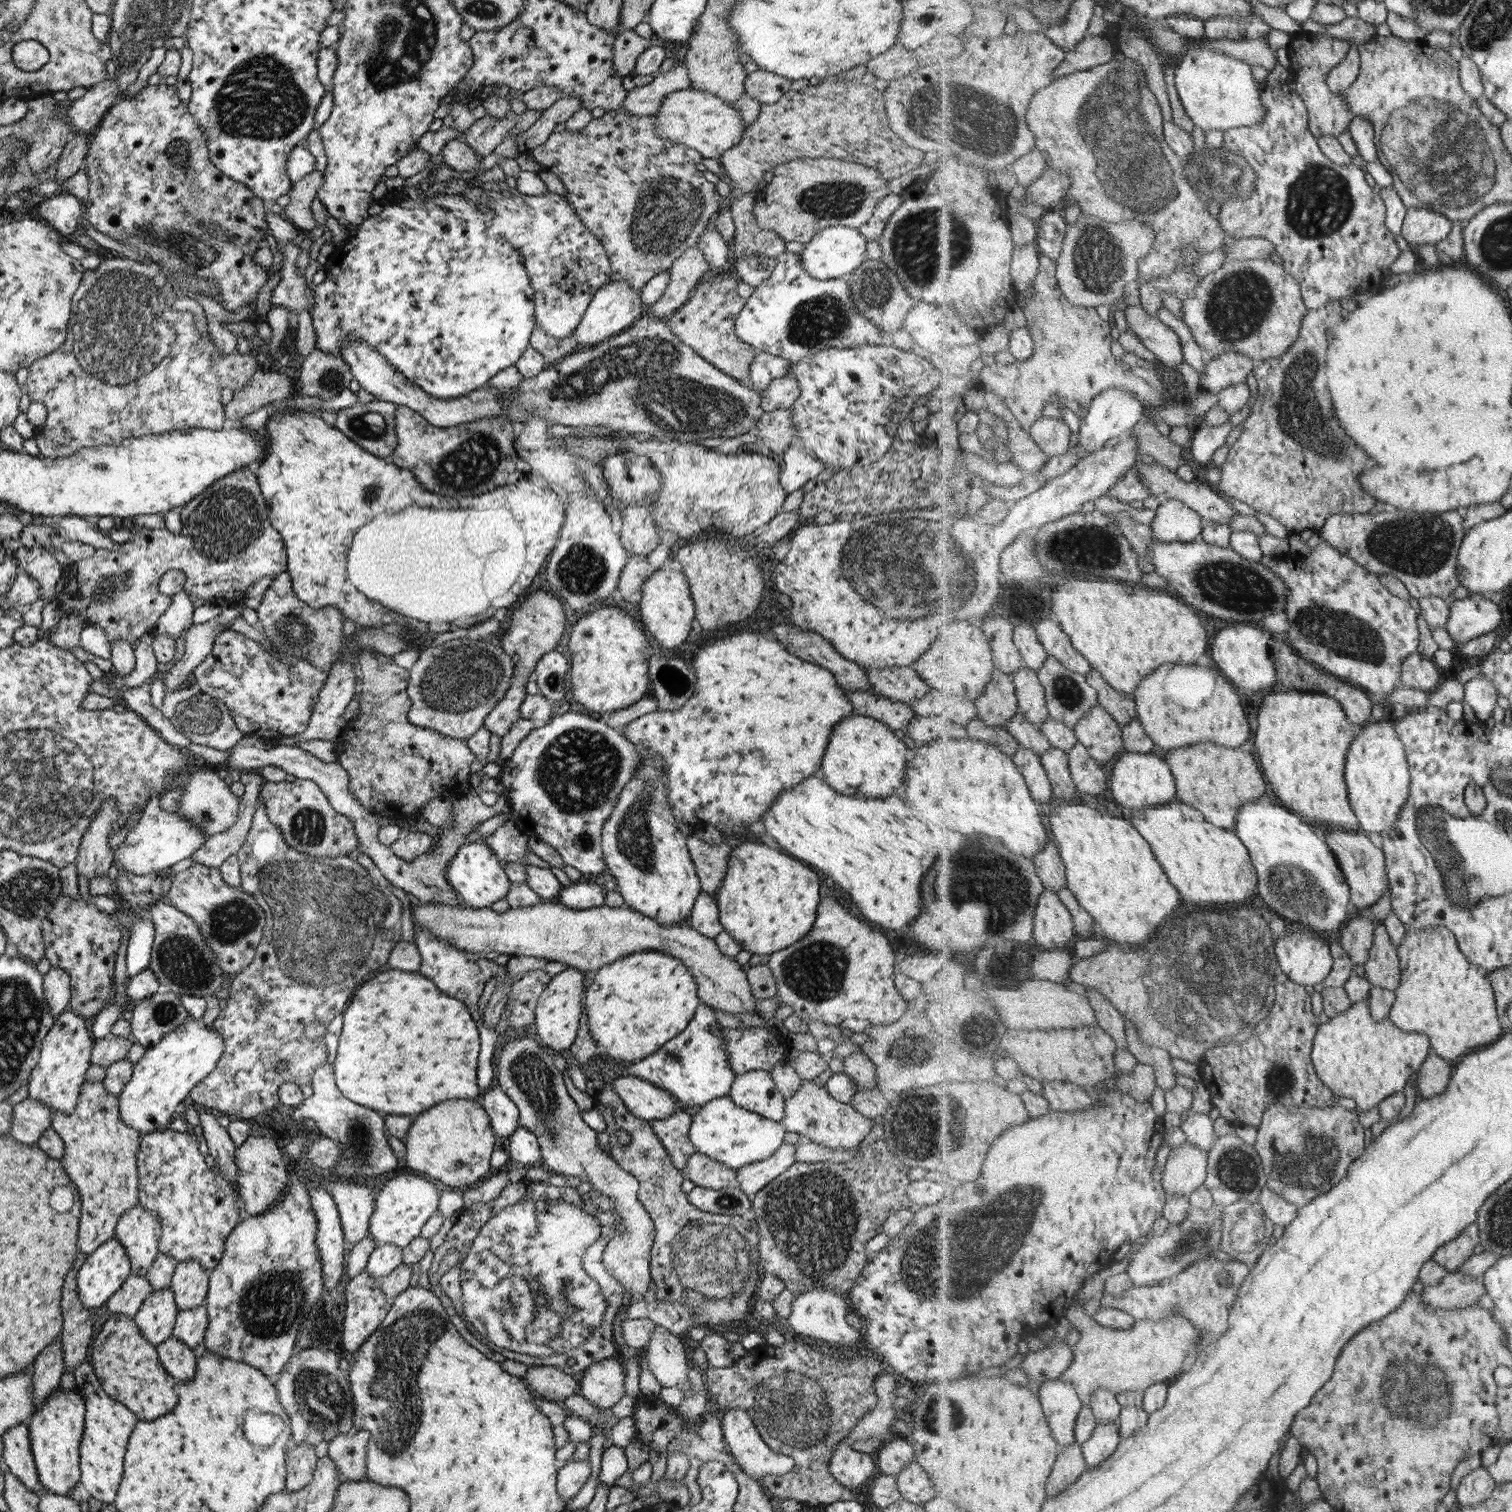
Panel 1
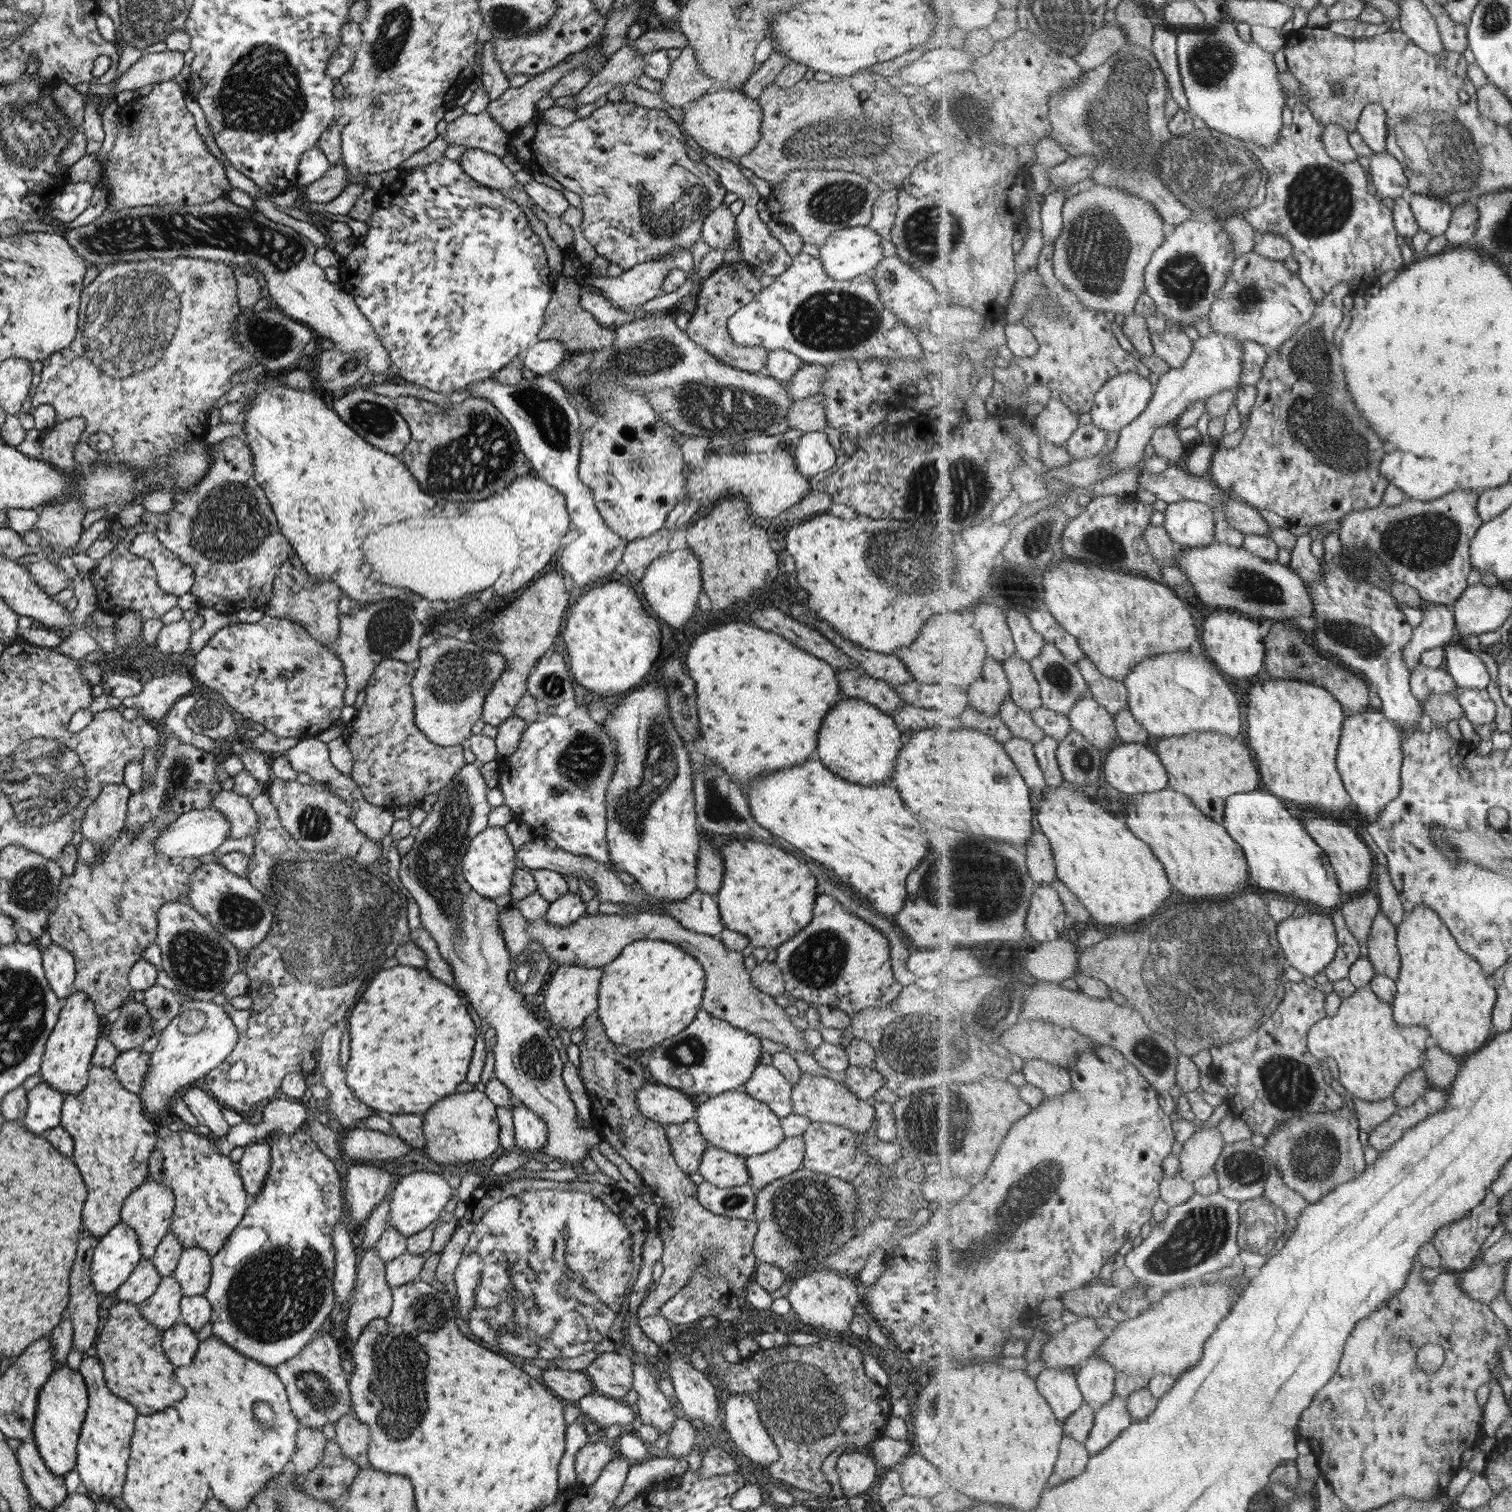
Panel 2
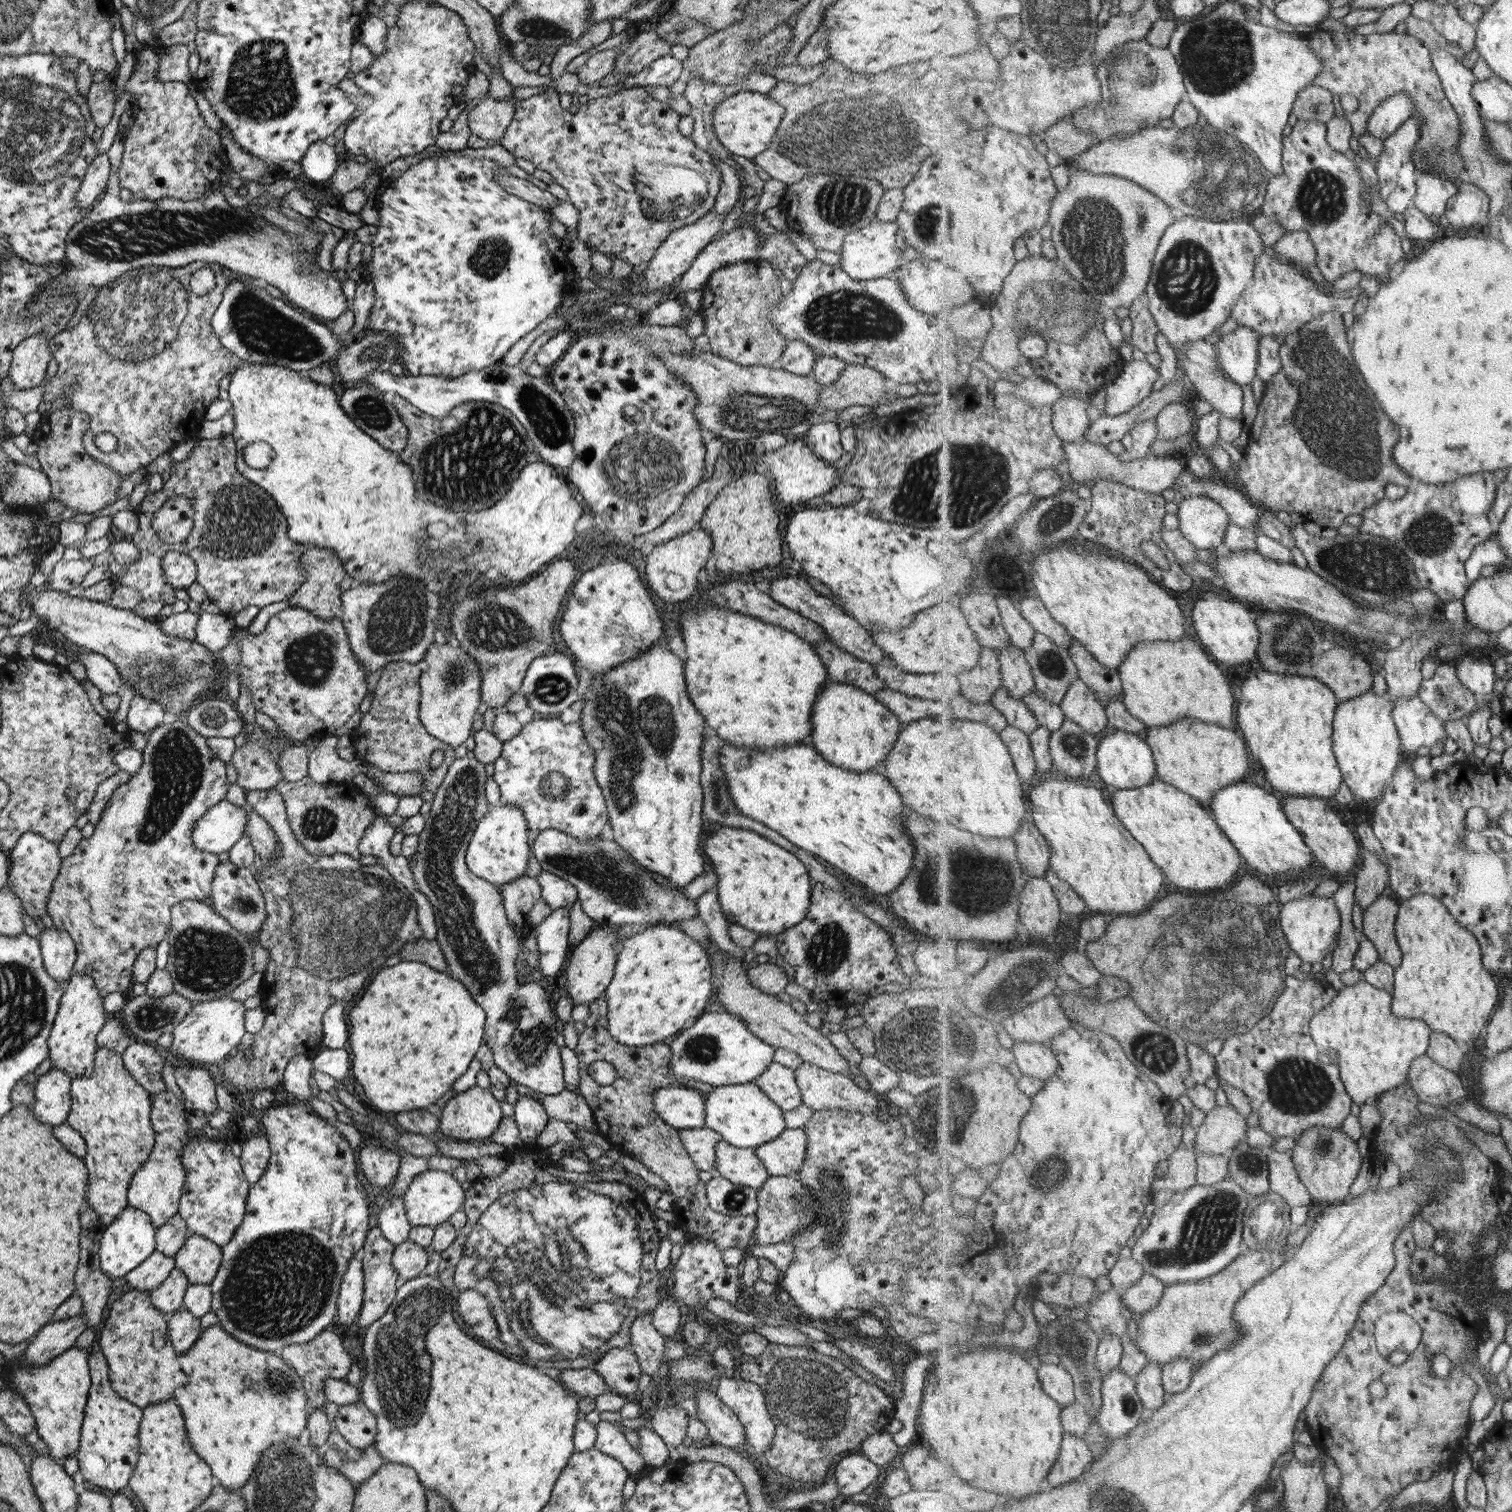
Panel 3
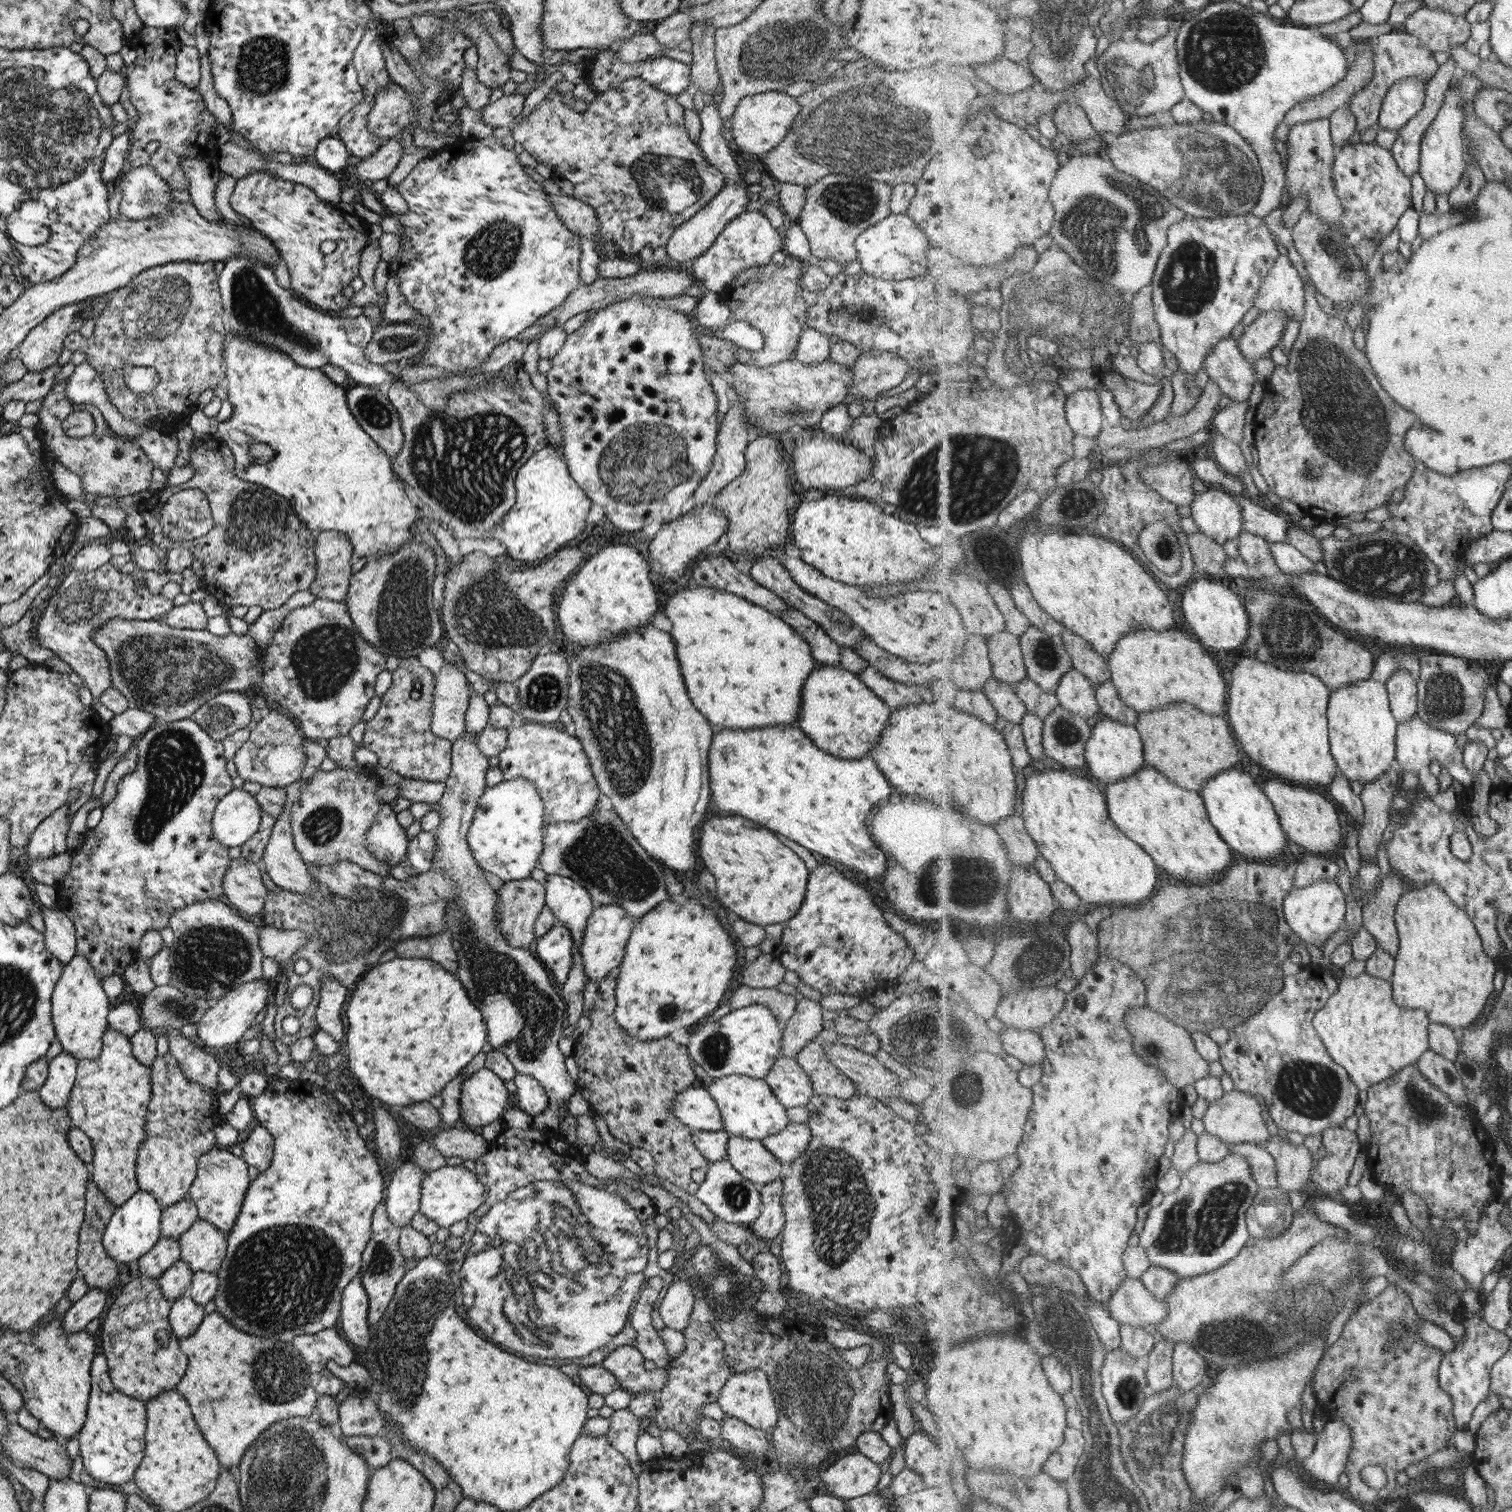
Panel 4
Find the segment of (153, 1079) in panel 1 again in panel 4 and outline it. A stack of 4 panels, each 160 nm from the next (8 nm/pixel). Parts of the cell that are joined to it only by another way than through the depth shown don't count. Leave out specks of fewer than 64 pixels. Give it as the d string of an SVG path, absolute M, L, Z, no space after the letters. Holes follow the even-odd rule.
M261 977L246 983L238 984L221 998L211 1002L203 1017L197 1022L196 1036L192 1041L208 1054L218 1056L227 1045L233 1045L242 1038L243 1033L254 1022L255 1015L263 1010L268 1000L267 989L271 984L267 978Z

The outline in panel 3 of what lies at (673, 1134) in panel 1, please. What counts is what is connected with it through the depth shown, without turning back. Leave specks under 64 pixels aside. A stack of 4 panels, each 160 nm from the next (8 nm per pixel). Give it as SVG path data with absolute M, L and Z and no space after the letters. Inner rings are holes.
M703 1126L679 1130L678 1137L687 1156L691 1158L691 1164L695 1165L698 1171L712 1172L715 1165L715 1144L722 1140L722 1136Z

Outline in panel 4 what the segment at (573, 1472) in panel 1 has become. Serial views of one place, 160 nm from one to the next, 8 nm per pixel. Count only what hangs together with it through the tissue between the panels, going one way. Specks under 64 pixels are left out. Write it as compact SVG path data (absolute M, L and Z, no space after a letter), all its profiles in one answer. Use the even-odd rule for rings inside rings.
M625 1408L613 1411L608 1420L610 1425L605 1436L611 1446L628 1460L630 1466L637 1461L641 1462L635 1448L639 1426L642 1426L641 1418L634 1416Z

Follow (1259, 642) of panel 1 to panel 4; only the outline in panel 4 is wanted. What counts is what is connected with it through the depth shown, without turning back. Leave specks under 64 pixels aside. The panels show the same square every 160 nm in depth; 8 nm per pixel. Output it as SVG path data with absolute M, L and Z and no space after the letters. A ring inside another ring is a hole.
M1209 578L1191 581L1187 588L1189 590L1185 592L1181 602L1182 612L1193 633L1199 636L1199 640L1205 646L1213 646L1219 650L1237 650L1246 644L1250 635L1250 613L1247 612L1241 596L1237 596L1231 588Z

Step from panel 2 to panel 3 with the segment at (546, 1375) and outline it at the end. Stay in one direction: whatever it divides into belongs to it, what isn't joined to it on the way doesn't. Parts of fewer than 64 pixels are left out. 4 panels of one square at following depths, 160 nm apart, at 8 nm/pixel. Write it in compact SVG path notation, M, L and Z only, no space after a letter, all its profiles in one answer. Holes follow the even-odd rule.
M567 1369L561 1370L559 1382L577 1398L586 1396L595 1397L609 1392L608 1386L594 1369Z

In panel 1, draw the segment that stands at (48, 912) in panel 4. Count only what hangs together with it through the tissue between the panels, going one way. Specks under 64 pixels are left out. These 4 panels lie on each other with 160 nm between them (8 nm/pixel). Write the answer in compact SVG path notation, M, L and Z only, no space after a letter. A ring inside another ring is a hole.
M50 967L42 975L42 993L51 1018L56 1019L61 1012L68 1009L70 997L69 975L57 967Z

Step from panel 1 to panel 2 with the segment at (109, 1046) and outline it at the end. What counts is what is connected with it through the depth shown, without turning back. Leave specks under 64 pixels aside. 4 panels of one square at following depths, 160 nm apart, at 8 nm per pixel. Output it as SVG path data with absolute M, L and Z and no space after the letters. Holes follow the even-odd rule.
M142 1001L123 1004L119 1008L117 1020L104 1026L103 1031L109 1044L113 1044L113 1048L117 1050L117 1054L140 1047L143 1041L153 1035L151 1018L145 1012Z

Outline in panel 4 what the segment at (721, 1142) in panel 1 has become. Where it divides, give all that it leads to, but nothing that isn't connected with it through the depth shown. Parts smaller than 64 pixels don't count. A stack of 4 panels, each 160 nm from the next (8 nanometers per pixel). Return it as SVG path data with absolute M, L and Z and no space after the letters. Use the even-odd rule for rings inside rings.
M739 1074L713 1079L706 1092L715 1101L722 1116L723 1130L728 1135L737 1135L744 1139L761 1140L779 1132L787 1123L786 1108L779 1104L775 1095L762 1079L749 1078Z

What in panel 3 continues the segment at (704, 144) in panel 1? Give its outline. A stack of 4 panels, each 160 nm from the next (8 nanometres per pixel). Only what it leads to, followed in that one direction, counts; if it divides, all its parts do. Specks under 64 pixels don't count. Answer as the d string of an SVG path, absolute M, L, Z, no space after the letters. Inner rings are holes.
M735 92L731 97L721 101L711 114L713 134L730 154L753 159L769 146L773 133L777 131L779 121L783 117L783 108L781 107L766 94Z

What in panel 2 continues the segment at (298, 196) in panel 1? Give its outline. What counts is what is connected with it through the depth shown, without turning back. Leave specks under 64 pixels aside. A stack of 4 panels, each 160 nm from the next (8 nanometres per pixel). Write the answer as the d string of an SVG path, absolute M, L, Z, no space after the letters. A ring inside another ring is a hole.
M331 165L321 176L321 179L300 189L300 196L309 202L329 202L341 193L347 180L344 168L337 165Z

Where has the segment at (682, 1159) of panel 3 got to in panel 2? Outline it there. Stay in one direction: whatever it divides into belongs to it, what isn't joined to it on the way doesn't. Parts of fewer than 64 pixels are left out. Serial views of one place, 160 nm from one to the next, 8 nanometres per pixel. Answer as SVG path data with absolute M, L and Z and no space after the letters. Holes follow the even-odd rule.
M595 1014L590 1015L580 1028L585 1036L578 1045L581 1068L578 1076L590 1098L590 1124L601 1140L609 1142L639 1175L653 1198L658 1216L656 1226L662 1242L660 1262L663 1272L650 1286L636 1314L657 1315L656 1308L671 1299L690 1279L691 1270L698 1264L705 1263L710 1265L712 1273L721 1273L734 1293L743 1292L744 1284L753 1275L757 1263L752 1252L756 1222L753 1218L741 1220L713 1215L698 1203L697 1185L675 1164L665 1126L648 1119L638 1110L635 1091L647 1083L646 1067L639 1059L641 1053L621 1054L619 1046L605 1037Z

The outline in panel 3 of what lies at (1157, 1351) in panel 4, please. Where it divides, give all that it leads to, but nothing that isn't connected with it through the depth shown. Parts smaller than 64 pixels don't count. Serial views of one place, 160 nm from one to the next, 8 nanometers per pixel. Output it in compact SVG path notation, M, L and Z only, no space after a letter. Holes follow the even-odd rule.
M1147 1361L1137 1376L1137 1390L1143 1401L1146 1415L1164 1405L1166 1389L1163 1386L1163 1369L1162 1364Z

